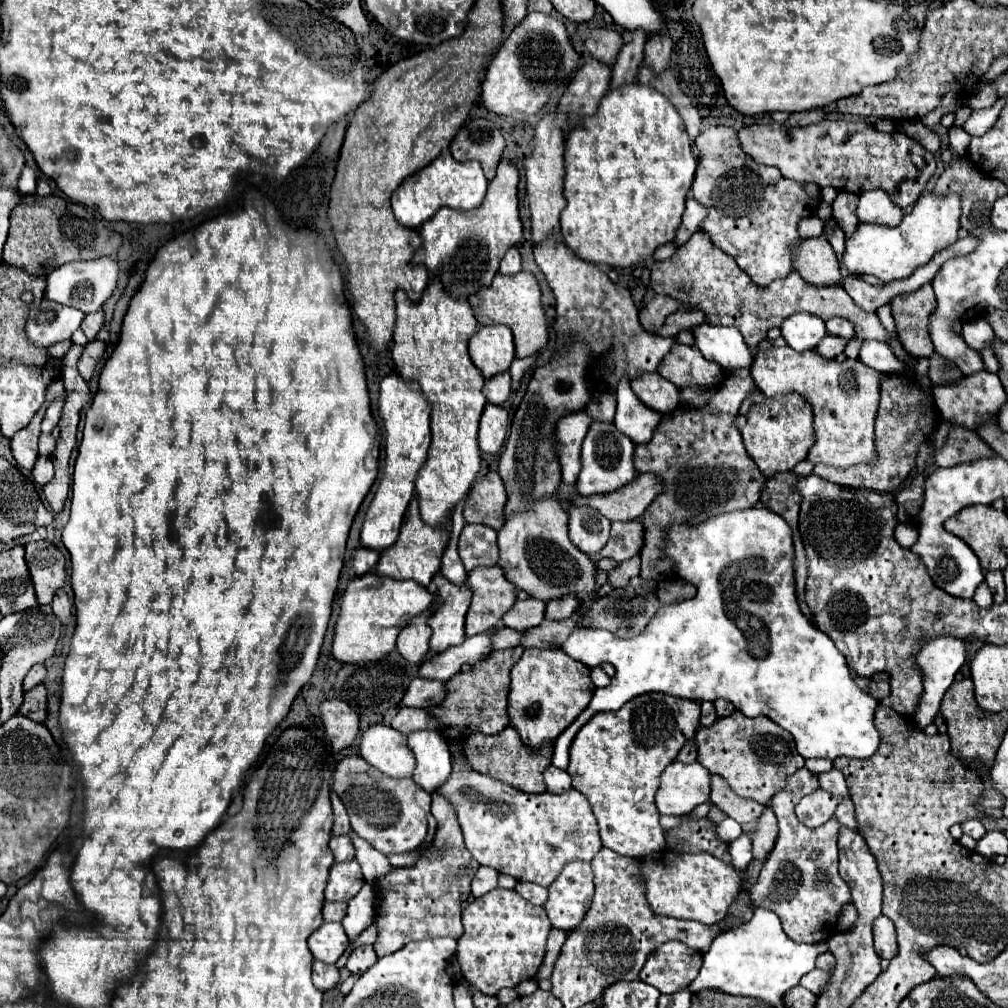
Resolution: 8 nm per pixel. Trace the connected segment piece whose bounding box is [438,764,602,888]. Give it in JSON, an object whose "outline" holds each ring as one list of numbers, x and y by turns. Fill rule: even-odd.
{"outline":[[454,764,450,778,442,784,442,788,438,788,438,792,444,794,454,804,466,848,472,852,472,856,482,866,490,866,502,874,510,874,518,878,520,882,528,880,528,882,536,882,546,888,554,882,554,878,558,876,558,872,562,870,566,862,592,860,596,850,602,848,602,842,598,836,598,824,592,814,592,808,586,802,586,798,574,788,570,788,568,792,560,796,548,794,548,792,526,794,526,792,518,792,516,788,500,780,478,774,470,766]]}

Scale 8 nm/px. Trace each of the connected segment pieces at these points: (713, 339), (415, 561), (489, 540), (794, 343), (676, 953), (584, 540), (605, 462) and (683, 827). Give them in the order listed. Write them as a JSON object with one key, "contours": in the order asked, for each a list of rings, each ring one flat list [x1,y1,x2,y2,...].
{"contours":[[[700,324,694,330,694,340,698,350,706,360,720,364,724,372,732,372,742,366,750,366,754,356,746,346,738,328]],[[412,498,406,516,404,516,404,524,400,530,400,536,396,540,396,544,392,548,386,550,386,554,380,556,378,564,376,564,376,574,380,576,388,576,392,580,414,580,420,586,428,588,432,578,438,574,440,570,440,560,442,554,446,550,448,544,448,530,442,526,428,526,420,520,420,512,418,512,418,500]],[[466,524,458,540,458,554,466,572,478,566,494,566,498,560,496,532,484,524]],[[808,312,788,316,782,322,780,330,782,330,782,338,786,340,786,344,800,352,814,350,818,346,818,342,826,336,824,320,814,314,808,314]],[[670,940,650,954,638,978,658,988,662,994,674,994,690,986,690,982,698,976,700,966,702,954,698,950]],[[570,506,570,540,584,554,598,552,608,542,610,520,590,506]],[[594,422,588,428,588,434,582,444,582,470,576,480,576,490,580,496,594,496,594,494,608,494,618,490,638,476,634,468,634,444,628,436,616,430,614,424,600,424]],[[702,818,702,820,686,820,678,828,666,832,666,842,668,848,678,850,678,852,710,852,718,856,720,860,732,864,730,854,728,854,728,844,720,842,716,838,716,826]]]}

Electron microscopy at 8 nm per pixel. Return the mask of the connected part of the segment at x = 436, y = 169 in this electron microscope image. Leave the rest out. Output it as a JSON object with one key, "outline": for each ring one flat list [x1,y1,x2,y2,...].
{"outline":[[444,152,418,174,402,182,402,186,392,194,392,212,402,226,418,228,426,220,430,220,440,208,452,208,462,212,476,210,484,202,486,188,488,182,484,178,482,166,476,160,456,162,448,152]]}

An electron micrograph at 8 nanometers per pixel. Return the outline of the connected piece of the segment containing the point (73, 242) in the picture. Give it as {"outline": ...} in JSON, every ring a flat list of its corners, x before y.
{"outline":[[22,196,10,216,10,234,3,248,3,261,24,268,34,276,48,276,54,268,74,260,94,260,114,256,122,244,122,236,102,226,82,204,64,200,62,196]]}

